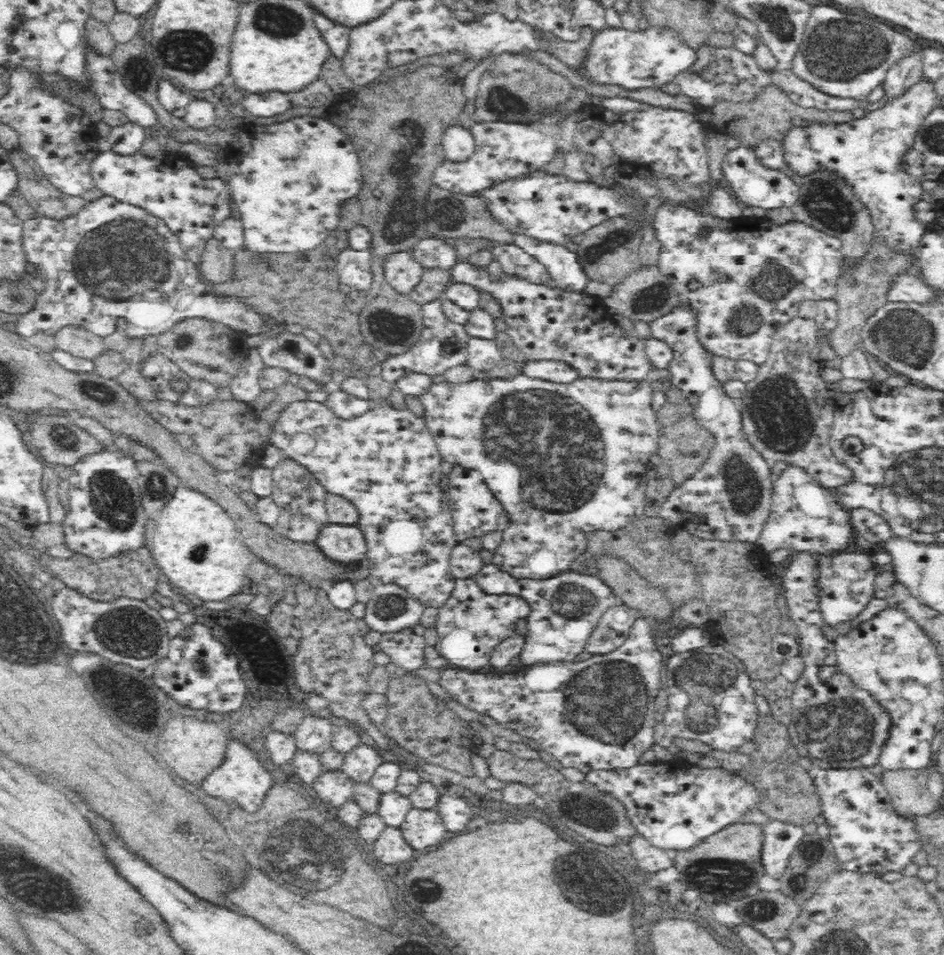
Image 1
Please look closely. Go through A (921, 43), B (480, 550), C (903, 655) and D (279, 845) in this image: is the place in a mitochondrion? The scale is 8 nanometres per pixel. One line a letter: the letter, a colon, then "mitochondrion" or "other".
A: other
B: other
C: mitochondrion
D: mitochondrion

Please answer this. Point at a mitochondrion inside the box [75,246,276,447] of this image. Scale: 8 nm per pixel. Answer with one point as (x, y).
(184, 341)

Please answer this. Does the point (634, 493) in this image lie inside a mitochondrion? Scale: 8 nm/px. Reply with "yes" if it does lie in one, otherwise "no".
no

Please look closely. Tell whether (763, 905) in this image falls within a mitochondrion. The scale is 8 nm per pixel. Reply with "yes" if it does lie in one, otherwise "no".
yes

